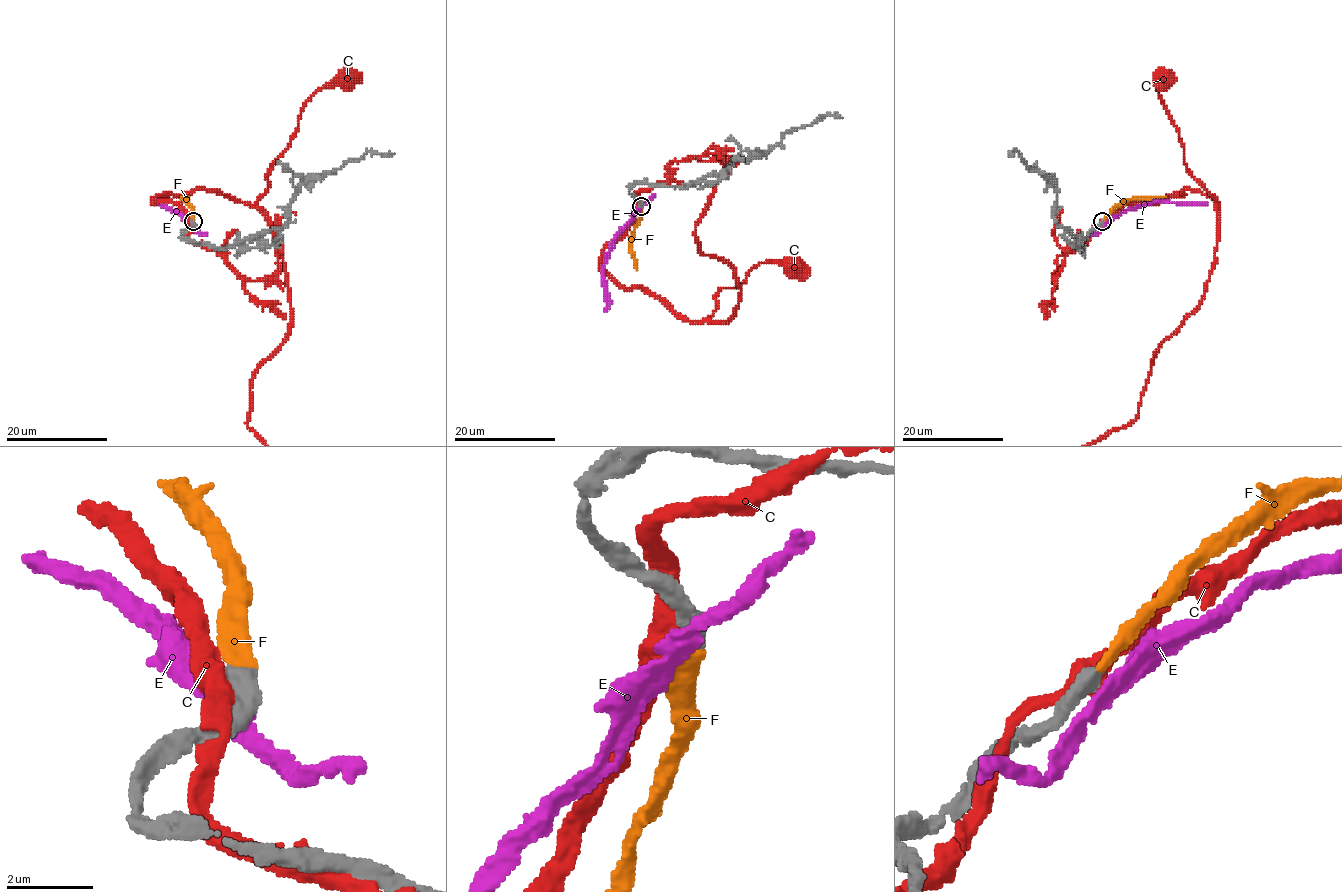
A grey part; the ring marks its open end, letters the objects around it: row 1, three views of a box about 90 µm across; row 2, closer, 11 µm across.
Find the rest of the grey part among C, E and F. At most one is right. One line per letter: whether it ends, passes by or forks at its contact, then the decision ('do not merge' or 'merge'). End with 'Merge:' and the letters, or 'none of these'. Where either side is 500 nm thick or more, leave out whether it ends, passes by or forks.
C: do not merge
E: do not merge
F: it ends | merge
Merge: F

